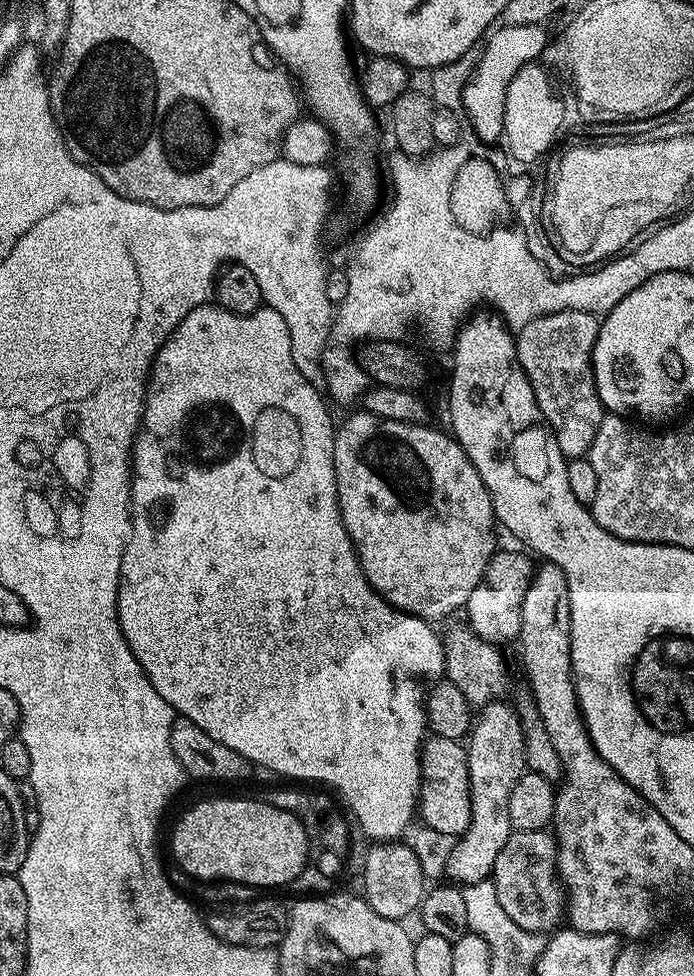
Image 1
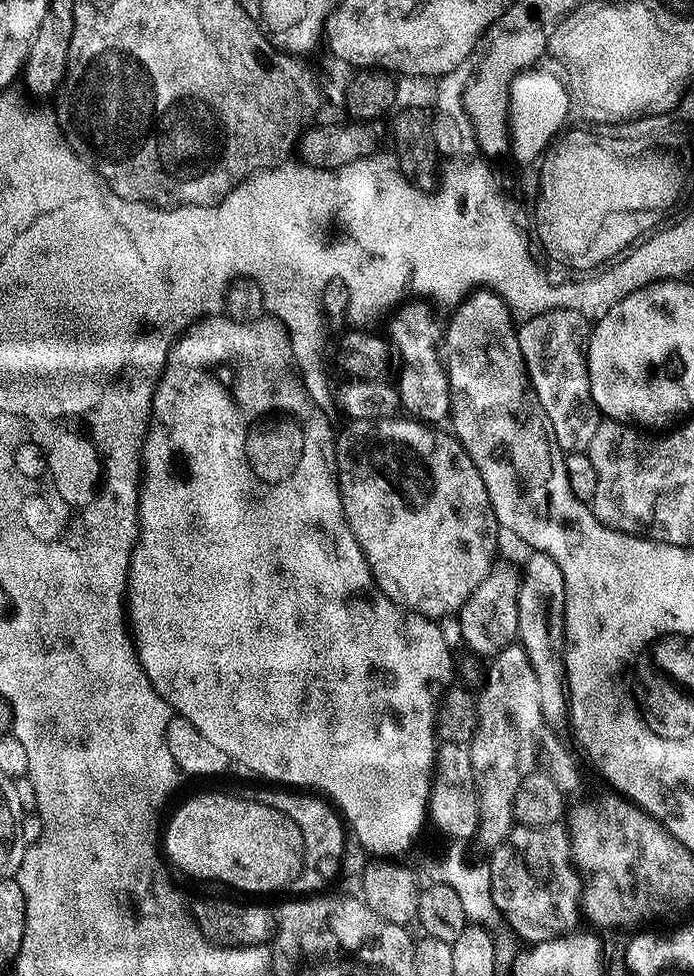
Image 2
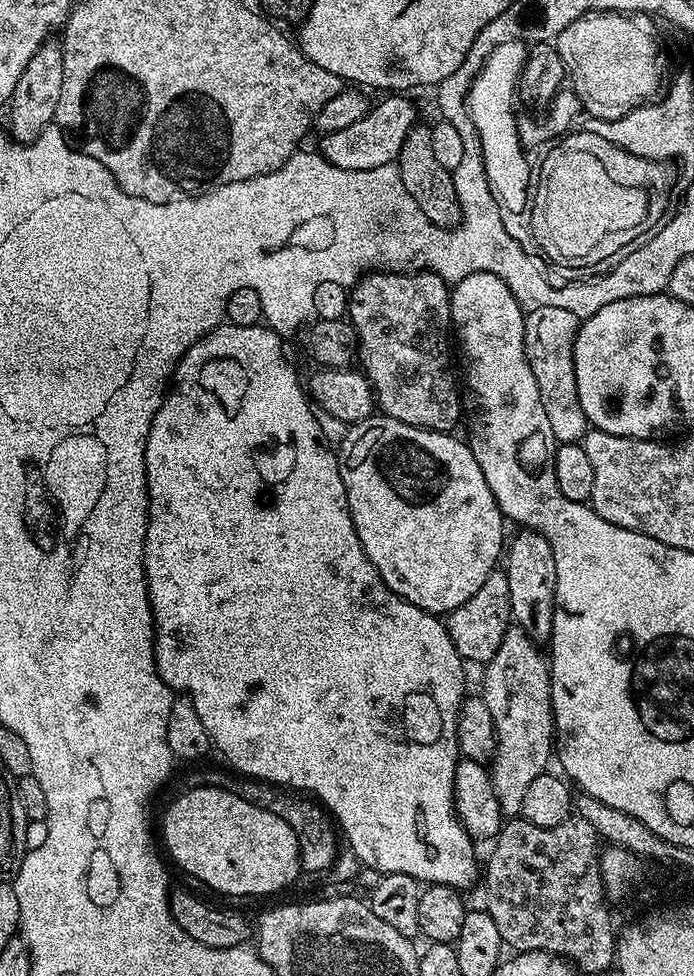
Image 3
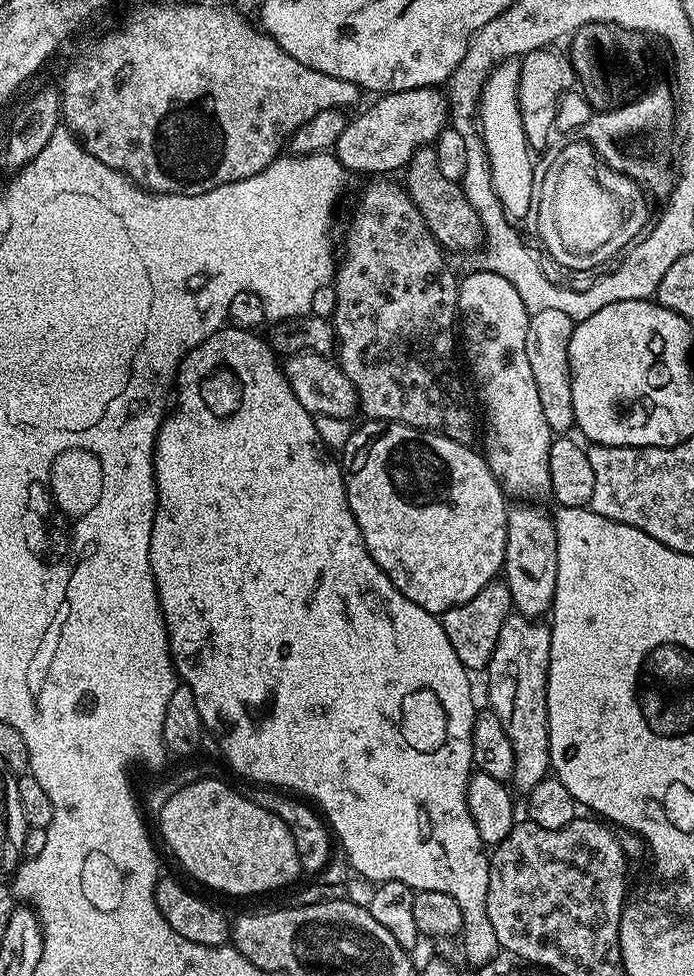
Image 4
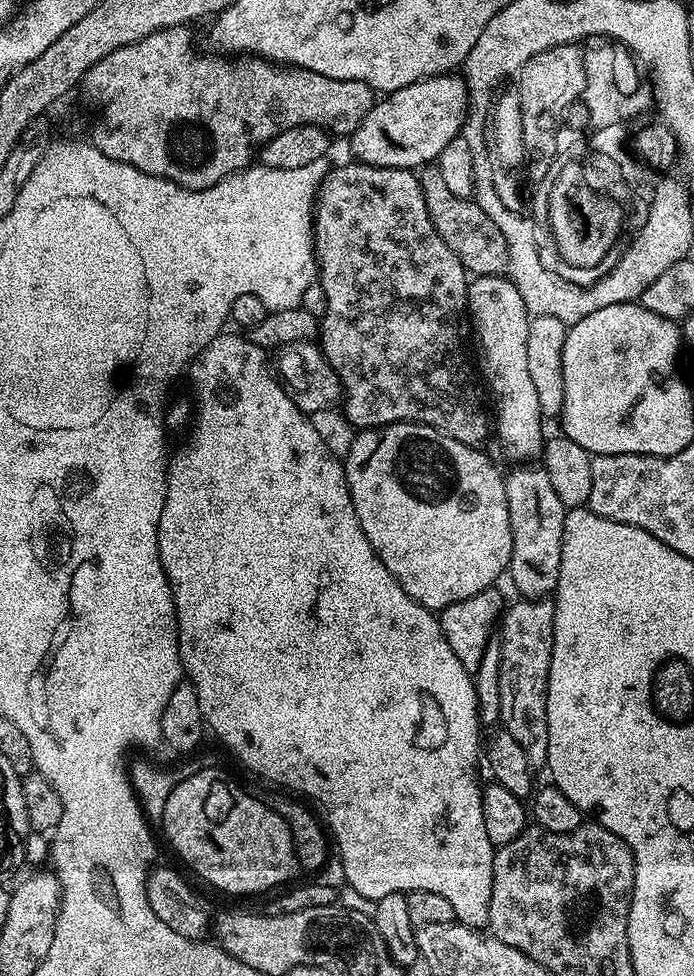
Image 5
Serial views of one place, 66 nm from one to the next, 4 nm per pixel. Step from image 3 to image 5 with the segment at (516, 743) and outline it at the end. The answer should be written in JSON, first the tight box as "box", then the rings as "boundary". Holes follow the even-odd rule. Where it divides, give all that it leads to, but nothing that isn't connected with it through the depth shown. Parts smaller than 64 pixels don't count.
{"box":[498,598,556,766],"boundary":[[[516,598],[509,603],[502,613],[498,625],[500,645],[500,690],[502,706],[500,707],[500,724],[503,731],[514,734],[518,746],[526,750],[526,758],[534,766],[548,763],[548,723],[546,722],[546,694],[548,693],[548,675],[552,657],[552,635],[554,634],[554,614],[556,605],[548,598]]]}

